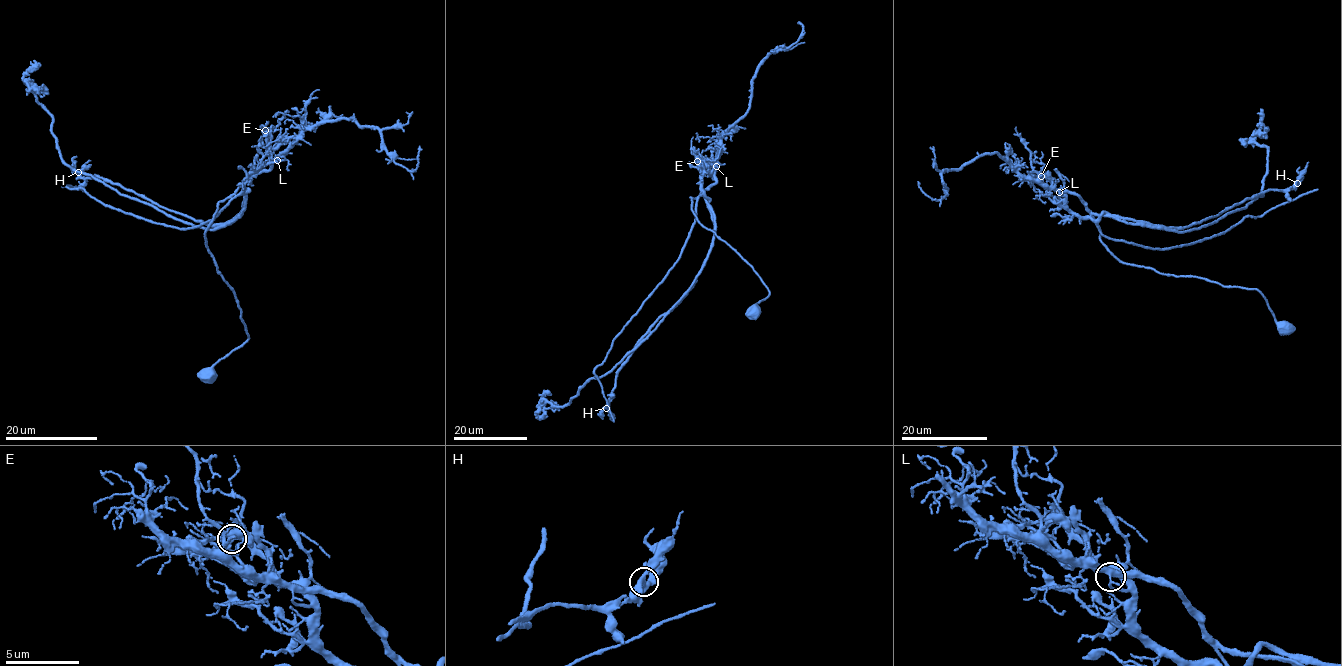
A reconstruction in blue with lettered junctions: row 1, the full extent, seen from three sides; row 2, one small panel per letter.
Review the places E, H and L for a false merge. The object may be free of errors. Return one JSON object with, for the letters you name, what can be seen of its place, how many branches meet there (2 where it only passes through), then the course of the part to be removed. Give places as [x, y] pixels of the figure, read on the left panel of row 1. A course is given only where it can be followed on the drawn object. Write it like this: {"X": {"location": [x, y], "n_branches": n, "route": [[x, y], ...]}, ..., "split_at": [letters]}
{"L": {"location": [277, 160], "n_branches": 3, "route": [[277, 160], [250, 174], [212, 220], [188, 229], [155, 224], [103, 204], [81, 188], [63, 187], [79, 189]]}, "split_at": ["L"]}

